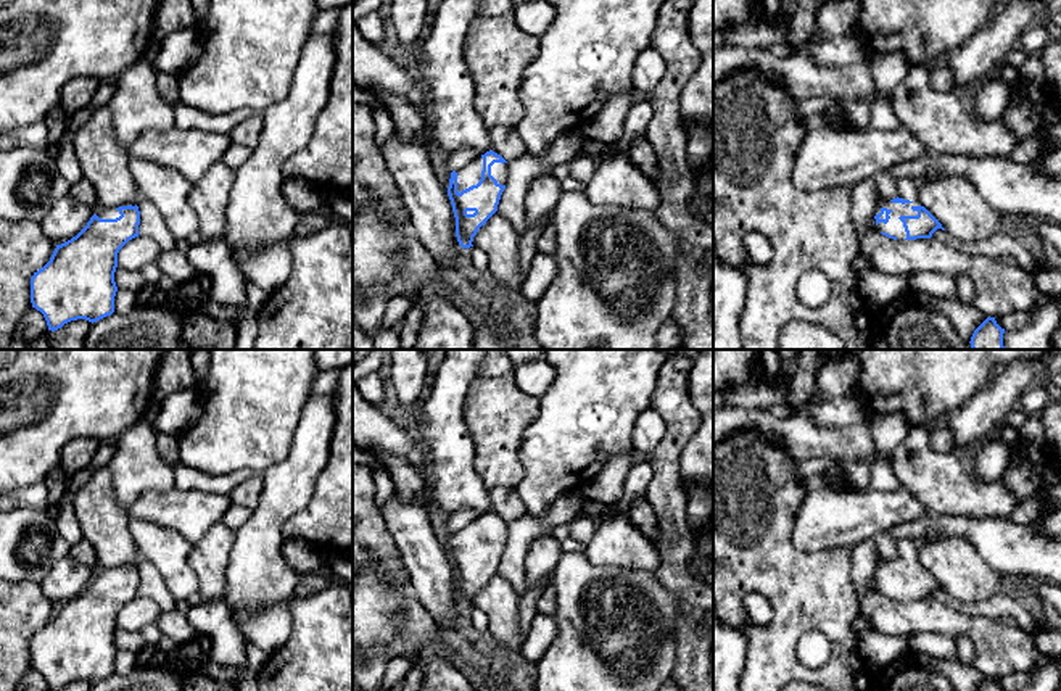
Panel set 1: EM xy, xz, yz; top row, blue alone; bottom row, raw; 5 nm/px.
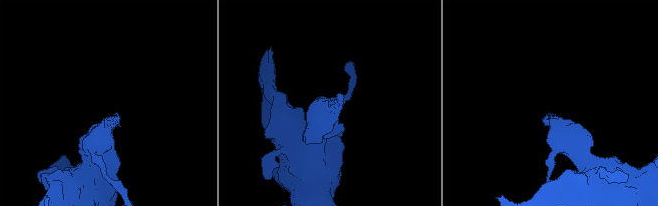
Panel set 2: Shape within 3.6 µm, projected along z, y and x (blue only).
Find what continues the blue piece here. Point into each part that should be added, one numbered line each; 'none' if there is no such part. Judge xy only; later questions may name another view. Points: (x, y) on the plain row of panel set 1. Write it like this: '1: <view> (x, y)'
1: xy (103, 574)

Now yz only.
1: yz (907, 550)

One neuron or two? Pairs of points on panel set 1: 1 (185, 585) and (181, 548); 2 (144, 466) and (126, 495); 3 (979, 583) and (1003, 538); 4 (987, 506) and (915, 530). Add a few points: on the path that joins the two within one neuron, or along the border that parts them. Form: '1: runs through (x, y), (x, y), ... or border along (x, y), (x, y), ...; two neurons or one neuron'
1: runs through (182, 575), (181, 558); one neuron
2: runs through (137, 472), (127, 488); one neuron
3: border along (965, 538), (1000, 575); two neurons
4: border along (931, 514), (999, 516); two neurons

